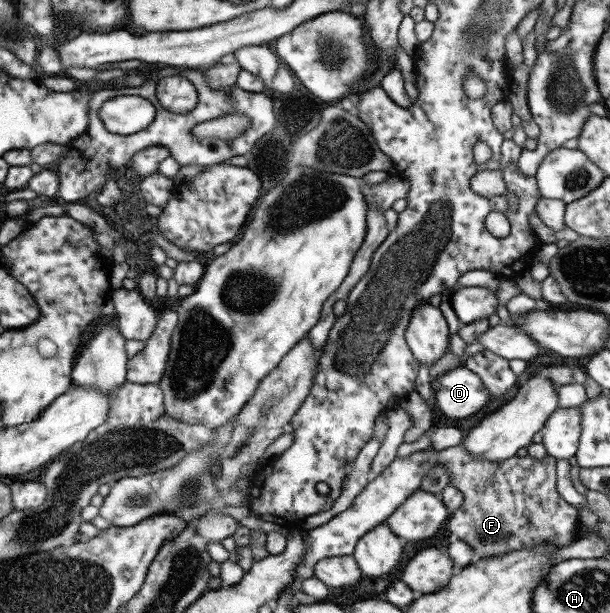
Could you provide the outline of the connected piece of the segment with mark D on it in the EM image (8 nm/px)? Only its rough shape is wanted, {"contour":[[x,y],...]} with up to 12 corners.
{"contour":[[464,366],[431,380],[438,410],[457,422],[490,399]]}

